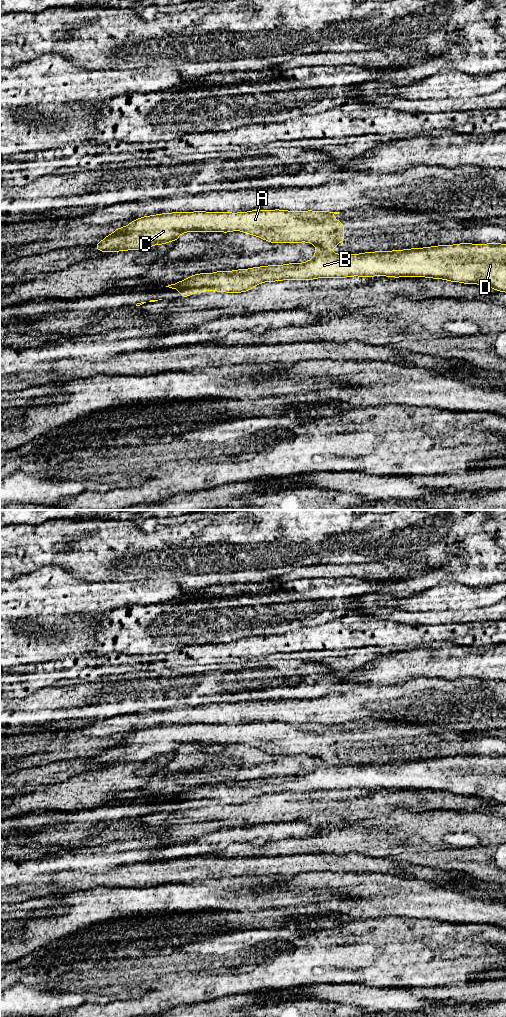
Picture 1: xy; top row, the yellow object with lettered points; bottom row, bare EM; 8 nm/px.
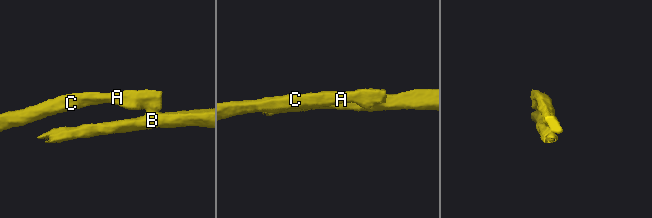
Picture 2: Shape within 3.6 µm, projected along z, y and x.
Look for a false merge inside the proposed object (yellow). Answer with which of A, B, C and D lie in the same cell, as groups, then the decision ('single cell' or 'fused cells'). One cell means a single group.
A C / B D | fused cells

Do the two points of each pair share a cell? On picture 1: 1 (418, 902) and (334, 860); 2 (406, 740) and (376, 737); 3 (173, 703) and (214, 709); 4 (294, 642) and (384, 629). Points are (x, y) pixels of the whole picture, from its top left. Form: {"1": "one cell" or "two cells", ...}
{"1": "two cells", "2": "one cell", "3": "two cells", "4": "one cell"}

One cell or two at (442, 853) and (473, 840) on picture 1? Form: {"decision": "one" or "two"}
{"decision": "two"}

